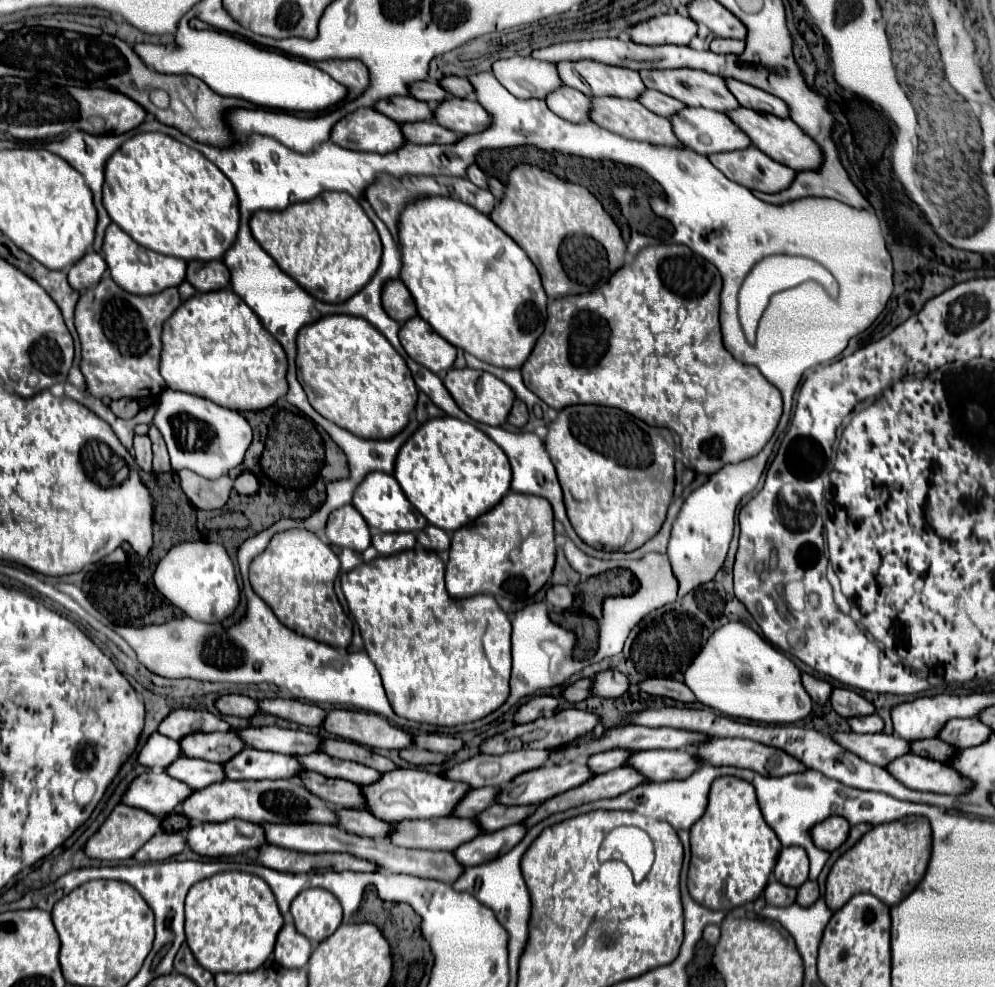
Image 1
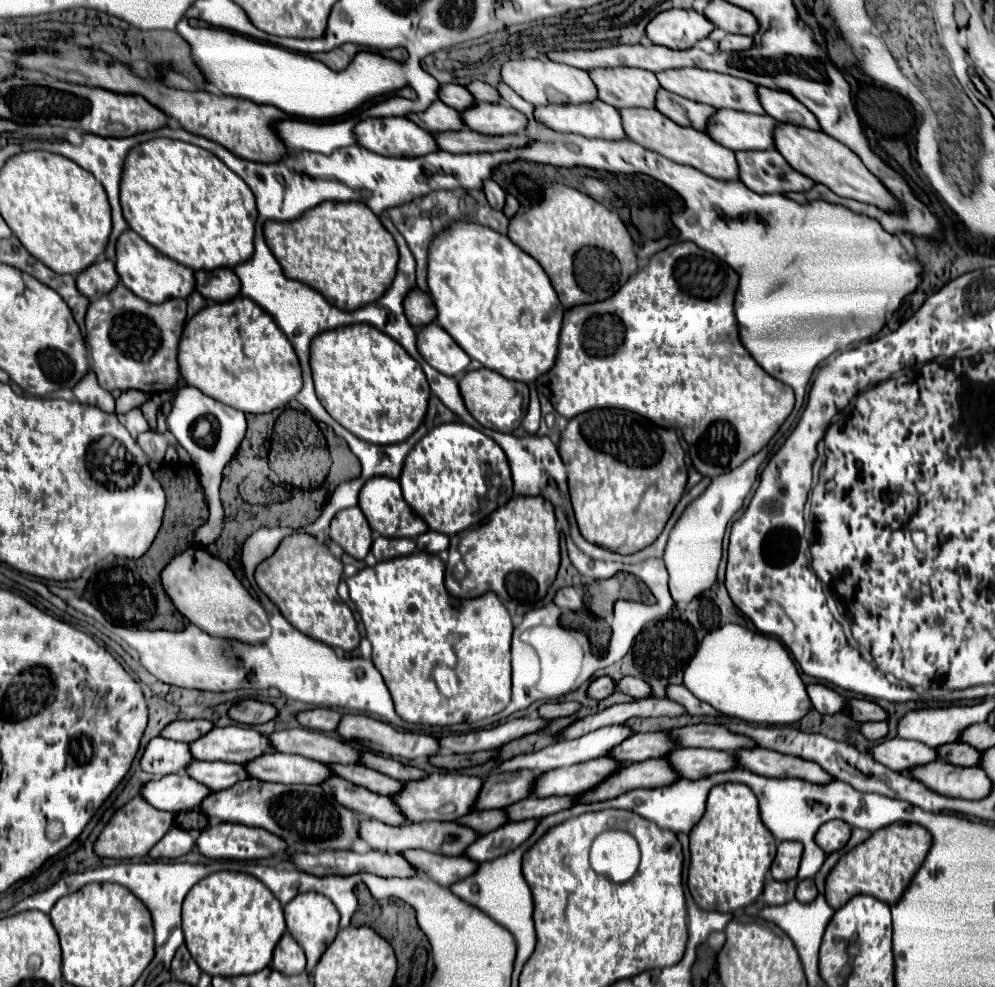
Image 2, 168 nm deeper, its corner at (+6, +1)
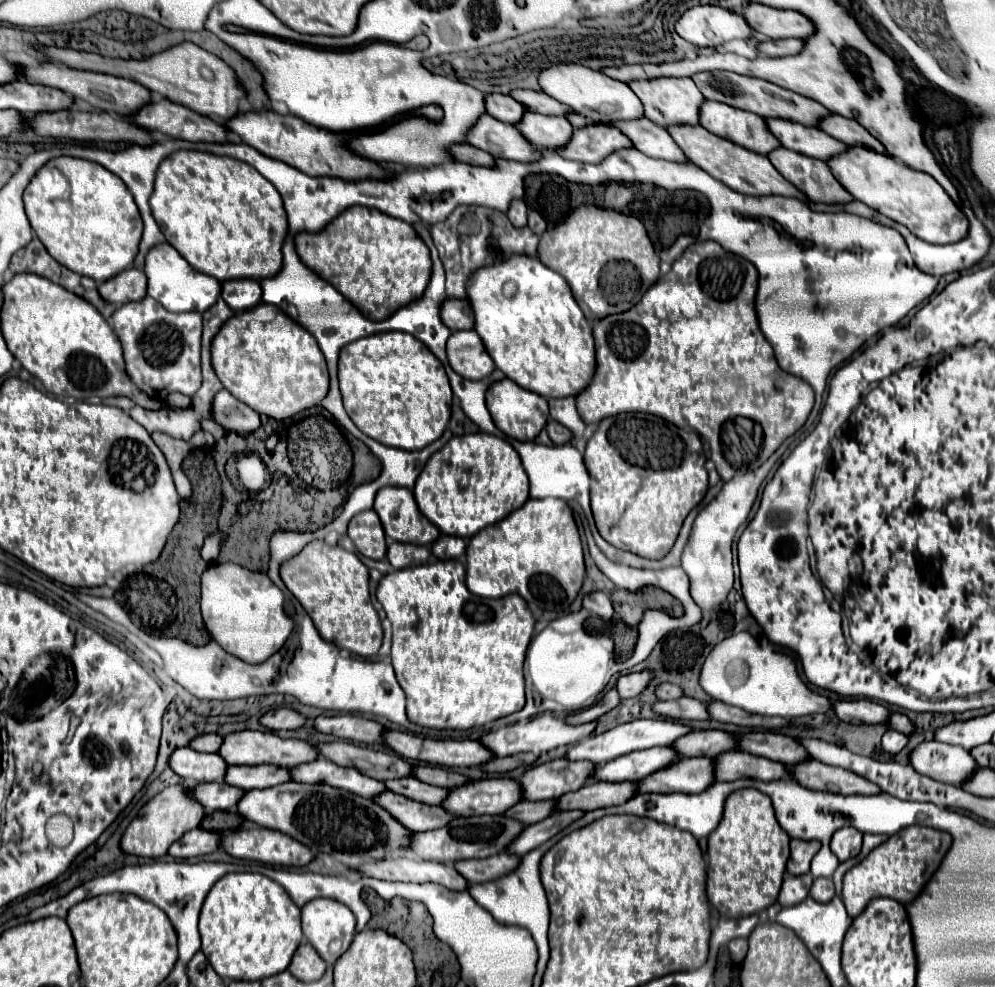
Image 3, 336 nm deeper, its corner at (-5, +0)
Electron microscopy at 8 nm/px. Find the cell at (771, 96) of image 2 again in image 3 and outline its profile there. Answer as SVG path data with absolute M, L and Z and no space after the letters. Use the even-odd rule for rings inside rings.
M831 114L819 120L819 130L823 130L825 134L833 136L835 140L843 142L843 144L853 144L853 146L863 146L863 148L871 148L875 152L883 152L883 146L863 128L859 126L855 120L843 118L839 114Z

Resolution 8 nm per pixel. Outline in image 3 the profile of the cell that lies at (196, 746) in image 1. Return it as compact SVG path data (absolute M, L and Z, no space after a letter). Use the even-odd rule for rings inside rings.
M241 730L227 734L219 748L219 756L227 764L275 764L281 768L293 768L297 764L319 758L315 748L303 740L293 740L293 738L283 740L275 732L257 732L257 730Z

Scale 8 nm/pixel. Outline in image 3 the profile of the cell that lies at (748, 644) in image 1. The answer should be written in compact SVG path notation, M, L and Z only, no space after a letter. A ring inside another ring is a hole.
M737 632L709 652L701 668L699 684L711 698L761 716L799 718L817 712L831 712L831 700L813 692L799 678L793 656L777 652L773 646L759 644L749 632Z

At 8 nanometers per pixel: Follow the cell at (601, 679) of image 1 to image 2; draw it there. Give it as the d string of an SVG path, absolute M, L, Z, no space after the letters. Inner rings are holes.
M624 677L622 681L616 683L616 687L618 687L618 691L632 695L634 699L644 699L644 697L652 695L650 685L644 679L638 679L638 677Z

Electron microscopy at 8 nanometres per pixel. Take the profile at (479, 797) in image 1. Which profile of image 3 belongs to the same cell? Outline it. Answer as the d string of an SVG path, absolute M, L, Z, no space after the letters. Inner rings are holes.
M549 760L539 766L531 766L519 778L523 800L555 800L567 792L579 790L587 776L591 776L595 764L569 762L569 760Z

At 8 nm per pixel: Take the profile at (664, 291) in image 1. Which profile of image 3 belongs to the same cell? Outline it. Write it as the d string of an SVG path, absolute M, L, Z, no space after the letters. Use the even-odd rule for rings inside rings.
M707 240L707 242L697 242L691 244L683 256L673 264L671 272L661 276L645 294L643 298L627 312L619 312L619 314L611 314L605 318L599 318L593 322L593 338L595 338L595 374L591 378L591 384L587 384L587 388L583 392L579 392L579 396L575 396L577 400L577 412L581 416L581 420L585 424L599 424L599 420L607 418L607 416L615 416L619 412L647 412L653 416L659 416L679 428L691 428L695 432L699 432L711 448L711 460L715 462L715 468L721 476L723 482L731 480L737 472L741 470L755 470L759 468L779 446L785 438L789 438L791 434L795 434L807 420L815 396L813 390L801 380L801 378L793 378L789 374L785 374L777 360L775 360L774 351L771 344L765 340L765 336L759 330L757 324L757 314L755 314L755 292L757 292L757 270L751 262L743 260L741 256L735 256L727 250L723 250L717 242Z

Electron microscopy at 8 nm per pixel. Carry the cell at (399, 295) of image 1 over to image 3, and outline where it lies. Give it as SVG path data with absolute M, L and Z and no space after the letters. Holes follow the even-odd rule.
M445 300L441 304L441 322L451 330L471 330L473 320L471 320L471 308L467 300Z

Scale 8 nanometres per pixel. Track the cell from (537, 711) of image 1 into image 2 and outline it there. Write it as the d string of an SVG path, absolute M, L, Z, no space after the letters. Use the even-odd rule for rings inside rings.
M546 703L540 707L540 717L544 719L558 719L574 715L580 709L580 703Z

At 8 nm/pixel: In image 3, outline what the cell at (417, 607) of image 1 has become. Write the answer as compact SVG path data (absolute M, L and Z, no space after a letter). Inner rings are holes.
M459 560L427 562L385 574L375 590L375 598L391 622L391 664L407 694L407 716L419 726L469 730L509 716L525 706L523 660L535 618L525 600L515 594L491 600L467 592L463 572Z

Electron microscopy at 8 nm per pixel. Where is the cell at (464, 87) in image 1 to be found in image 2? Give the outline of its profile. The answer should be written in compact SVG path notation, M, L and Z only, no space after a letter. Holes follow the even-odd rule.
M472 81L468 85L468 91L476 97L476 101L488 101L488 103L502 103L500 99L500 93L492 87L492 85L486 85L482 81Z

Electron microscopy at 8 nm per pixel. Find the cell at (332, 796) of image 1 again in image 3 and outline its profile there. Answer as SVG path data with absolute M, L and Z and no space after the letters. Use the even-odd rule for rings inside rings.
M387 790L373 796L373 802L385 808L399 824L403 824L411 832L435 830L447 824L447 820L453 820L453 816L445 812L441 806L413 802L413 800L407 800L405 796L399 796Z

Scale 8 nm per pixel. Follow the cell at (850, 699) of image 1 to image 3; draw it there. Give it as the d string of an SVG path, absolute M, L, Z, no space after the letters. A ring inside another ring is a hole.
M895 712L895 714L889 716L889 726L895 728L895 730L899 730L899 732L903 732L903 734L911 734L913 732L911 720L905 714L899 714L899 712Z

